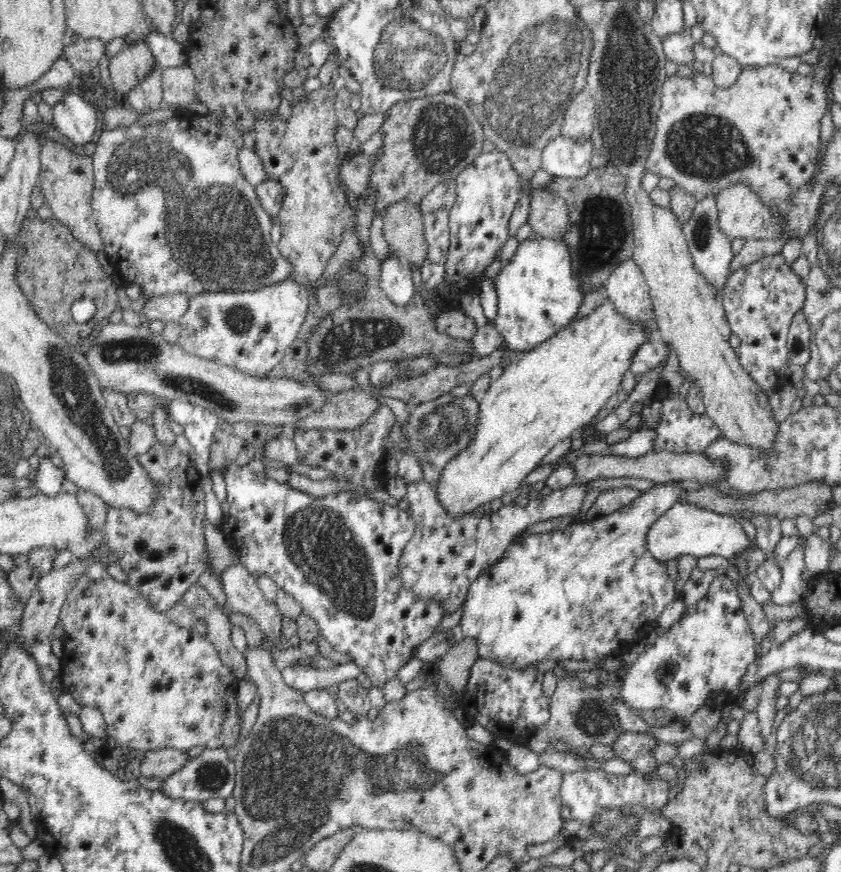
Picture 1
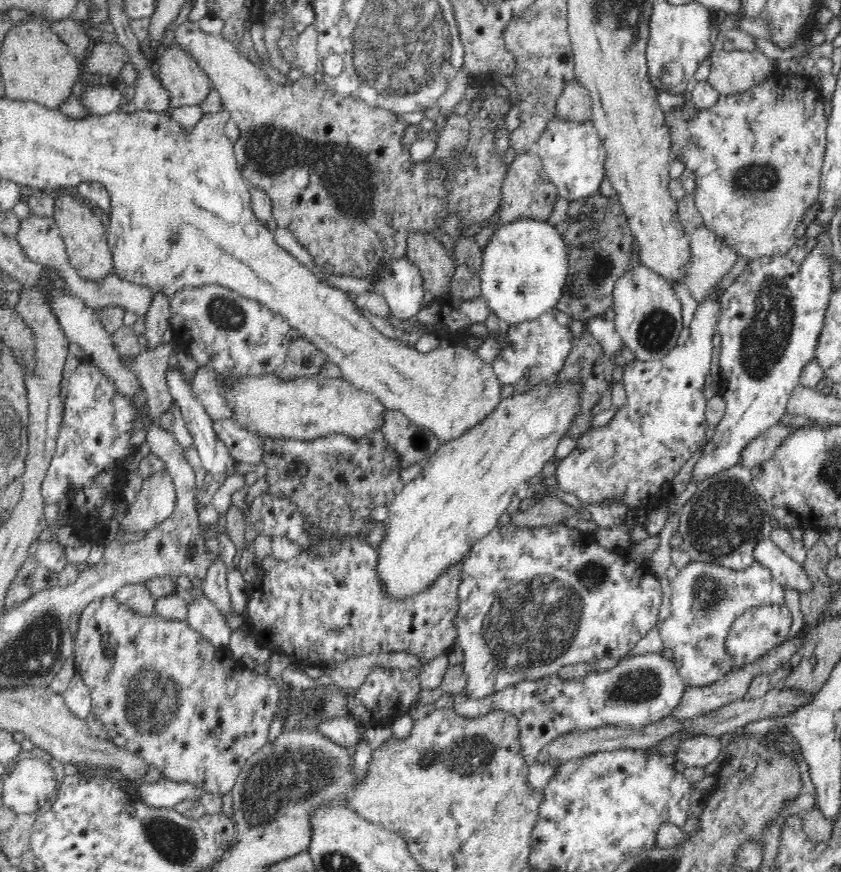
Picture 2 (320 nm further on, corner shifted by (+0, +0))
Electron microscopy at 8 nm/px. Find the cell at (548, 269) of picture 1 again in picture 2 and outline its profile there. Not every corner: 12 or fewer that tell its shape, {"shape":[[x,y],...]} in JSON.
{"shape":[[548,221],[498,224],[481,296],[504,327],[557,308],[568,253]]}

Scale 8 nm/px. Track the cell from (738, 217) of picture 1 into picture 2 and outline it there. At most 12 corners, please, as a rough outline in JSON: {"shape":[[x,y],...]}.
{"shape":[[704,224],[690,234],[684,284],[700,305],[738,254]]}

